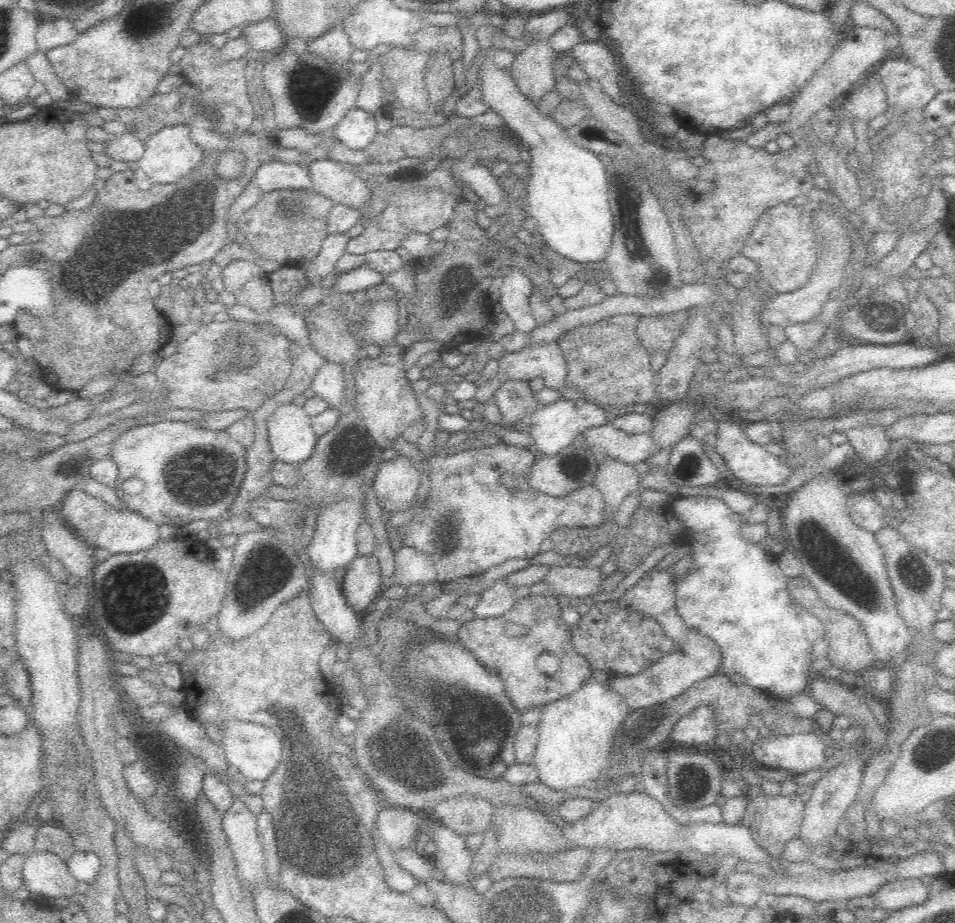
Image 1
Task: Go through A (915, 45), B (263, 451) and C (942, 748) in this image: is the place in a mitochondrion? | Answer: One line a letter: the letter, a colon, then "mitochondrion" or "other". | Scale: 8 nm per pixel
A: other
B: other
C: mitochondrion

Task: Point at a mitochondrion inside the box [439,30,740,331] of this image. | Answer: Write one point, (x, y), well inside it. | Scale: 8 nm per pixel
(633, 246)

